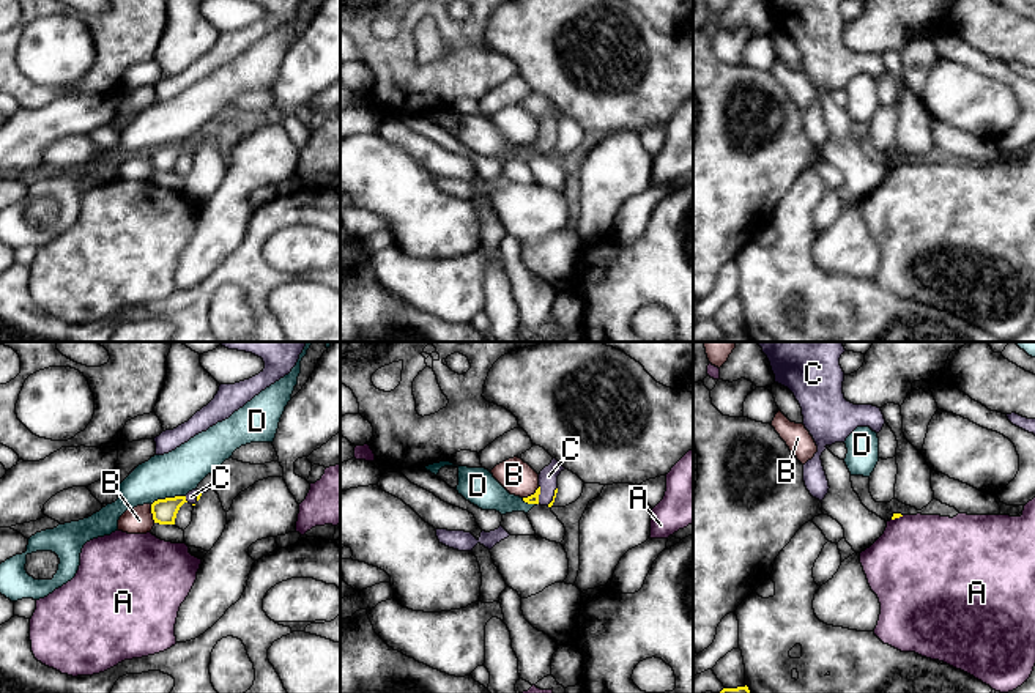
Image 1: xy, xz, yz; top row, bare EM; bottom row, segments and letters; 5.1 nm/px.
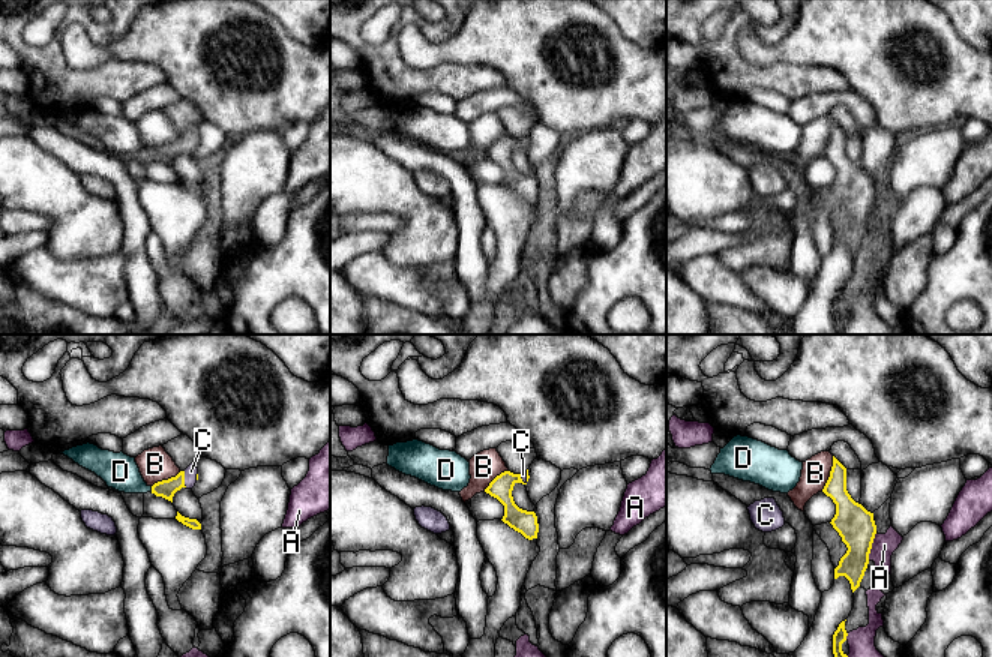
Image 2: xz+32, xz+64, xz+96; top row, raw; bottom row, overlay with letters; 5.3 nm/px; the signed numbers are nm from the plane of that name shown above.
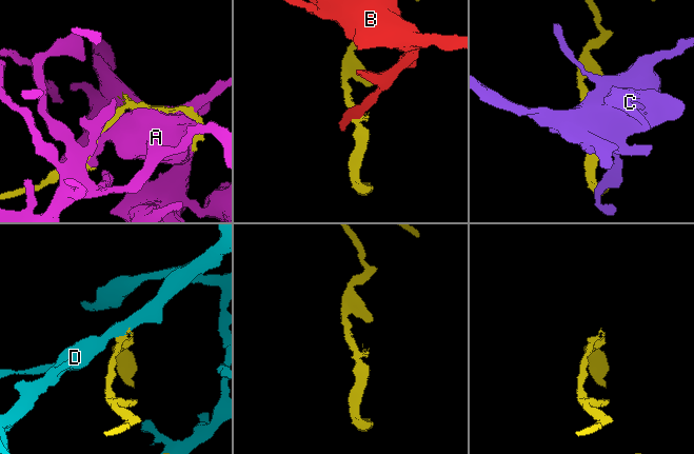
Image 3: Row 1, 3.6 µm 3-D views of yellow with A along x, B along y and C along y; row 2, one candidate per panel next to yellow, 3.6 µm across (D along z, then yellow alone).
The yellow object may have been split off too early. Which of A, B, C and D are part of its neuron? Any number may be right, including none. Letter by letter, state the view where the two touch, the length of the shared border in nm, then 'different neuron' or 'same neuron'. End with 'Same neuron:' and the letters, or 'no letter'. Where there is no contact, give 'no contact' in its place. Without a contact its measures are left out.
A: yz | 70 nm | different neuron
B: xy | 100 nm | different neuron
C: xz | 100 nm | same neuron
D: xy | 180 nm | different neuron
Same neuron: C

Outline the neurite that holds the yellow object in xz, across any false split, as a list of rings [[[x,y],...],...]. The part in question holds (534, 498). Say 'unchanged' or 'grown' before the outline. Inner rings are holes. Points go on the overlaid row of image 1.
grown | [[[556,458],[551,460],[539,474],[539,488],[534,495],[523,498],[528,504],[540,504],[551,507],[558,493],[558,476],[566,468]]]

